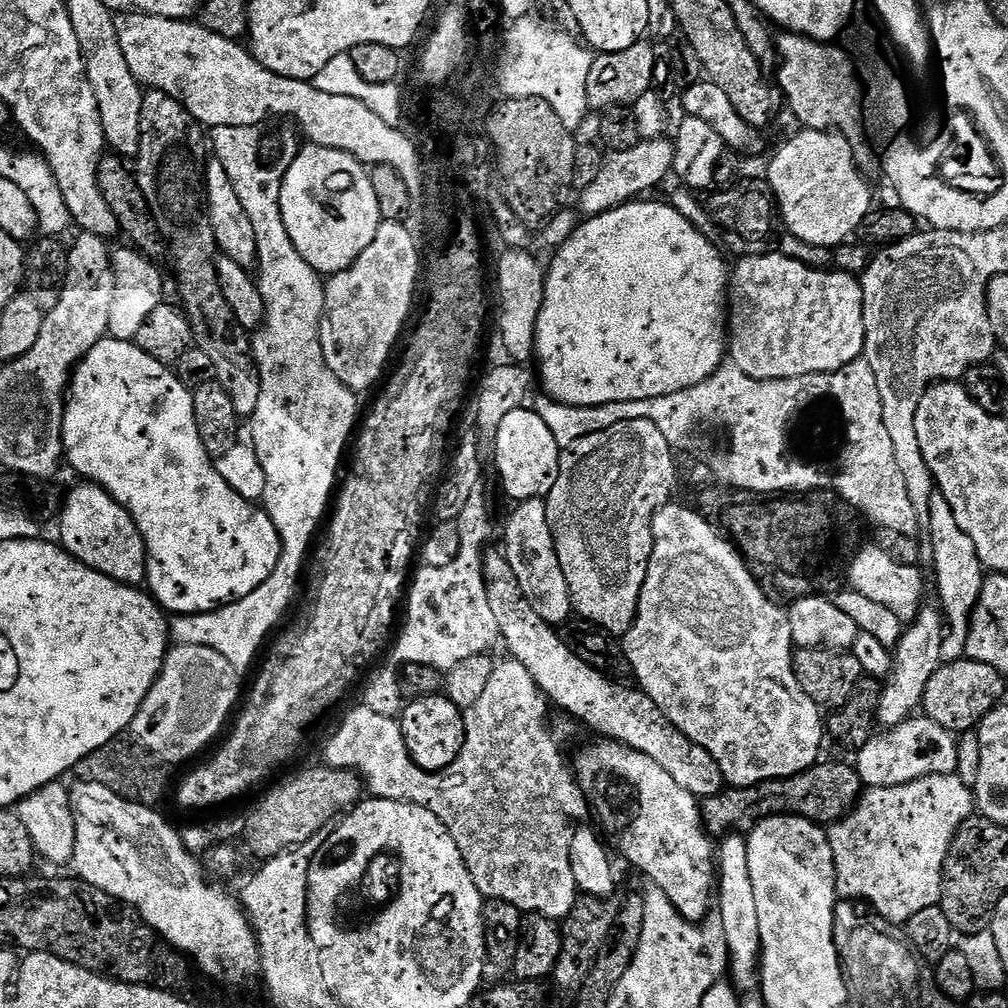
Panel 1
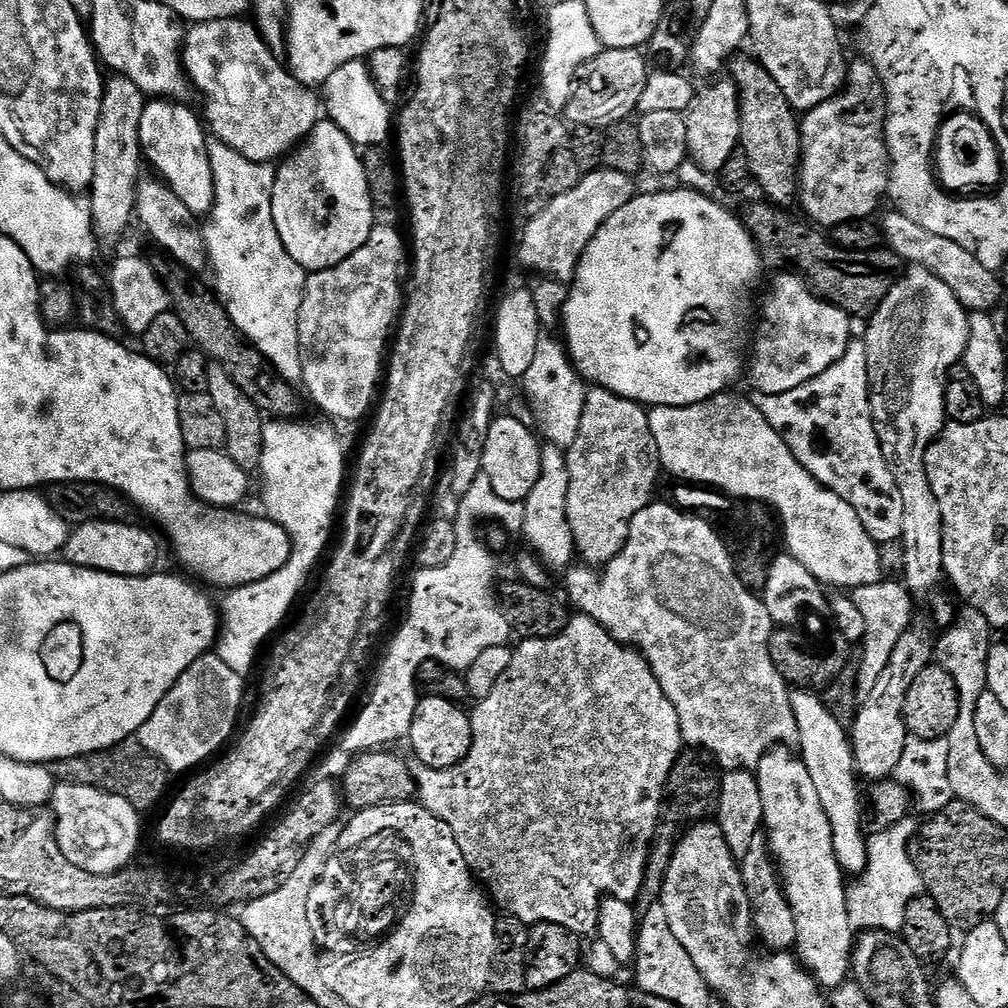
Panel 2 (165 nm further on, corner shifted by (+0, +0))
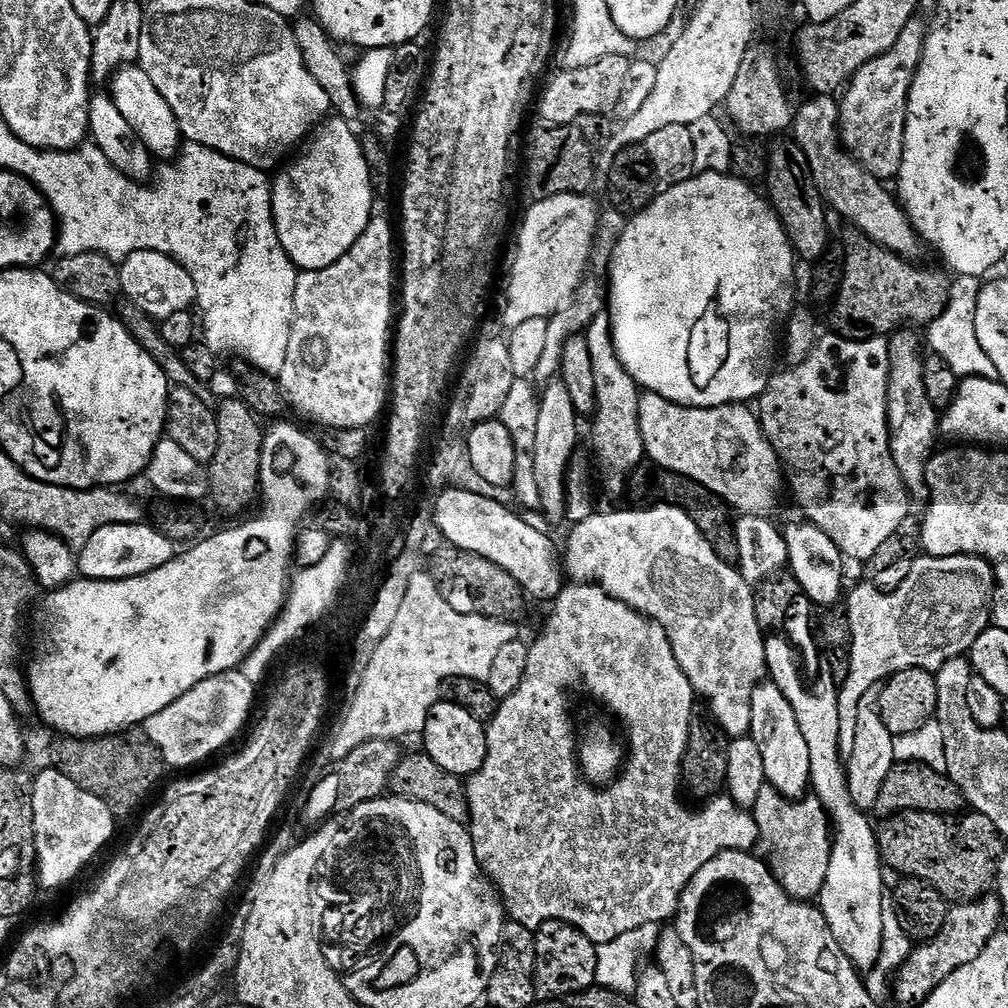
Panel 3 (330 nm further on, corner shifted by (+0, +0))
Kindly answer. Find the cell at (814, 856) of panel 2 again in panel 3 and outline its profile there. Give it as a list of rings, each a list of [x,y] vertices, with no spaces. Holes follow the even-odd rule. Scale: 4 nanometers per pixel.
[[[761,682],[756,687],[752,695],[750,718],[750,735],[754,746],[758,746],[758,754],[762,756],[762,770],[767,787],[773,788],[787,800],[803,800],[812,782],[810,750],[806,747],[806,738],[802,738],[802,730],[798,730],[793,707],[790,702],[786,702],[786,696],[778,690],[776,684]]]

